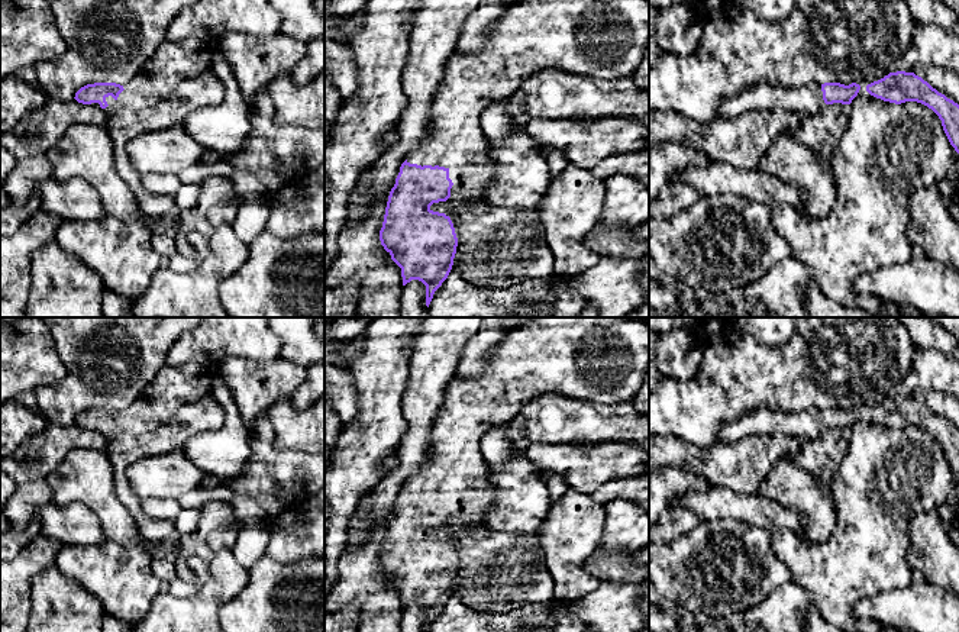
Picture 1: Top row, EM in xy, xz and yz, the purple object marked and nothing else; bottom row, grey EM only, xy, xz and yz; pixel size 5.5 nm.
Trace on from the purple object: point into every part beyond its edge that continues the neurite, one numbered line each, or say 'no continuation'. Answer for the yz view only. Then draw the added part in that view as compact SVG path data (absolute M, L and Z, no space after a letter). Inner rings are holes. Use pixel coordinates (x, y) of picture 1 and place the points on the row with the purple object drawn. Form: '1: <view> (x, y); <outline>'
1: yz (809, 99); M756 84L723 100L717 109L717 117L734 117L747 110L804 112L813 116L821 109L823 101L821 84L801 88Z

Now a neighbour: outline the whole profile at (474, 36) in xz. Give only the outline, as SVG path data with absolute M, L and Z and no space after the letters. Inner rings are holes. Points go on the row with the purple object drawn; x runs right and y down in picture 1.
M481 0L481 4L462 26L456 51L478 54L488 42L487 29L498 23L508 9L511 7L504 0Z

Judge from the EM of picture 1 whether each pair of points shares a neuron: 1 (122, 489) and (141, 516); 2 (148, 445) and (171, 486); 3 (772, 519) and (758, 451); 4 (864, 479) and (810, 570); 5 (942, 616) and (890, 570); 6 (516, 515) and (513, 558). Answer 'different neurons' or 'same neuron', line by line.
1: same neuron
2: different neurons
3: different neurons
4: same neuron
5: different neurons
6: different neurons

